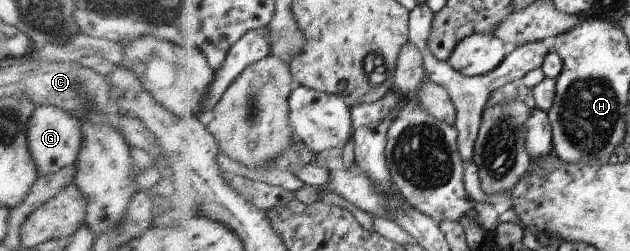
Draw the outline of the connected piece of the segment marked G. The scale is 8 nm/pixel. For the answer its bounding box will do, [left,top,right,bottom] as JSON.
[26,105,83,176]

